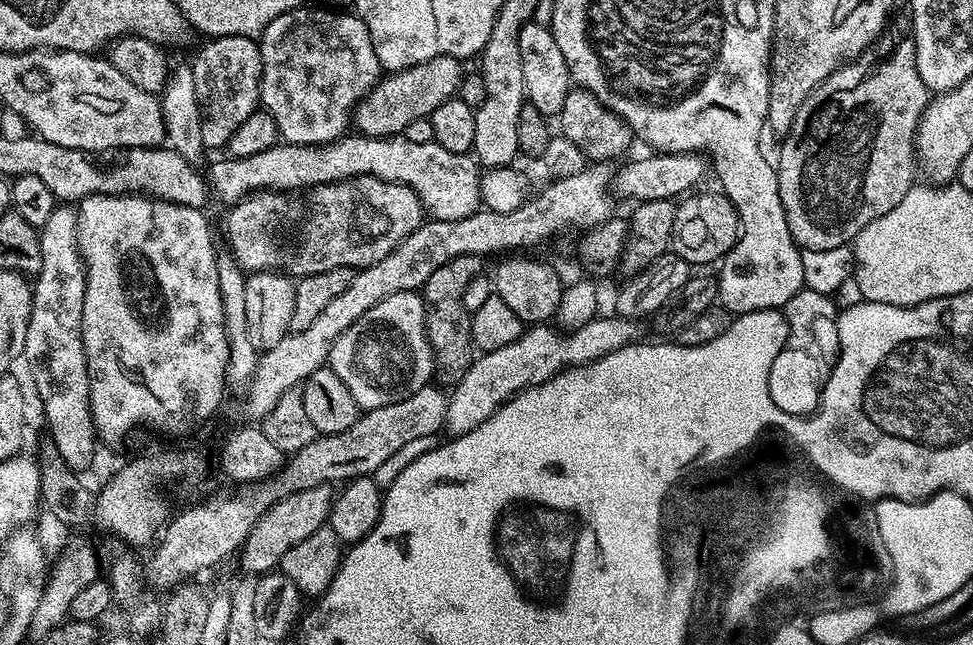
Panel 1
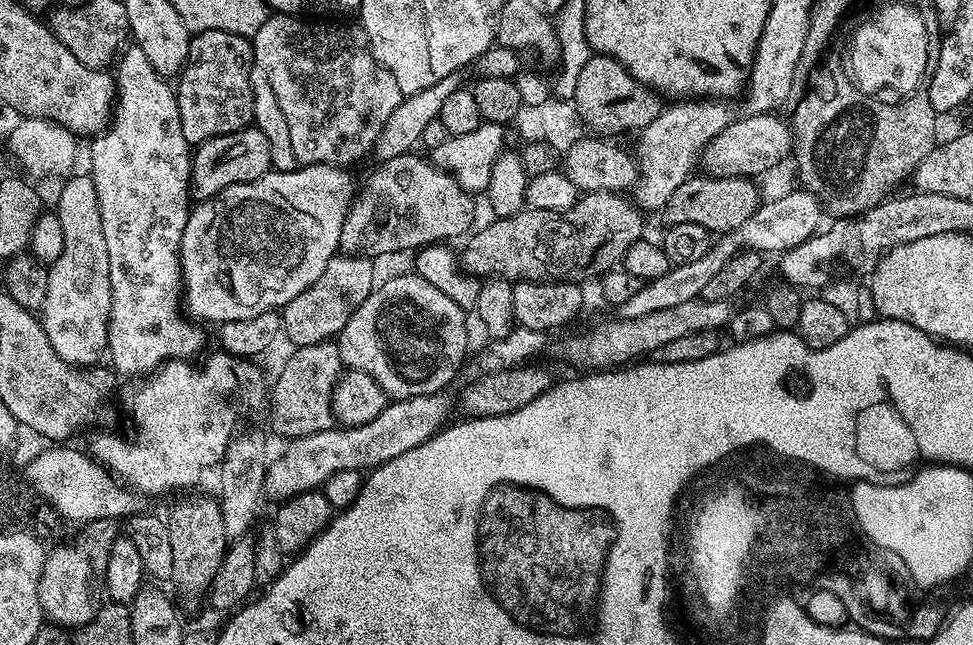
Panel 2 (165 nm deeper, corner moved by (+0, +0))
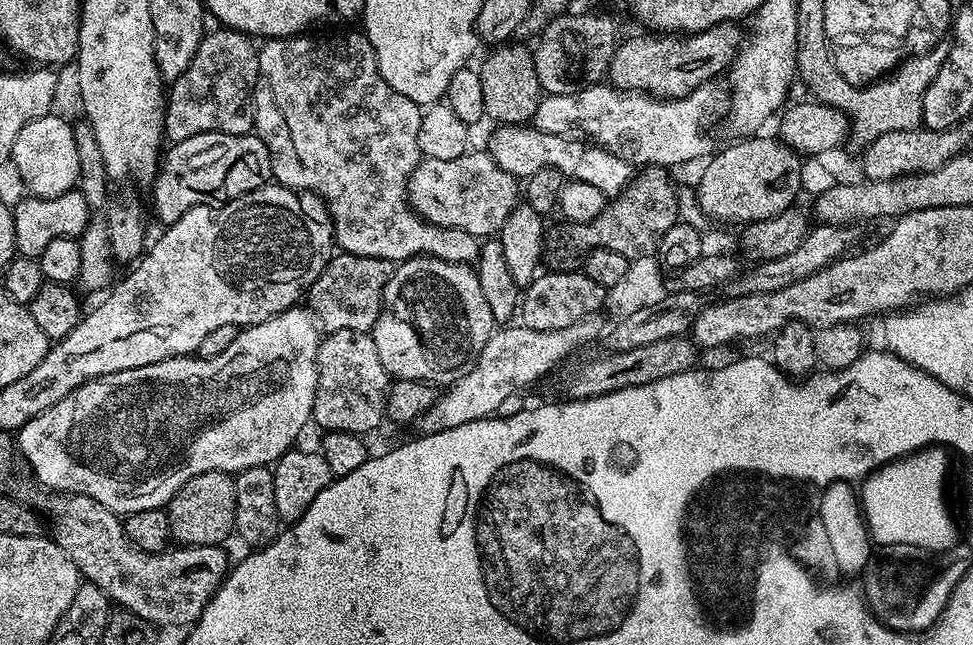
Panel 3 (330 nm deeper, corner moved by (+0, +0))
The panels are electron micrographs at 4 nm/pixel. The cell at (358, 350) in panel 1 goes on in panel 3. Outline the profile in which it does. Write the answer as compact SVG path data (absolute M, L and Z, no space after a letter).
M413 256L393 271L370 335L389 377L398 380L425 380L427 384L447 386L471 370L482 354L482 346L490 342L493 331L490 306L482 294L482 286L478 286L475 267L451 264L433 256Z

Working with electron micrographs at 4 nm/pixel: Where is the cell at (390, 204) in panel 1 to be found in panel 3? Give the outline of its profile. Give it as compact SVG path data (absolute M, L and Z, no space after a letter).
M469 150L458 158L421 159L408 178L408 203L434 226L462 230L477 238L492 238L521 199L522 188L516 184L517 177L502 170L487 151Z

